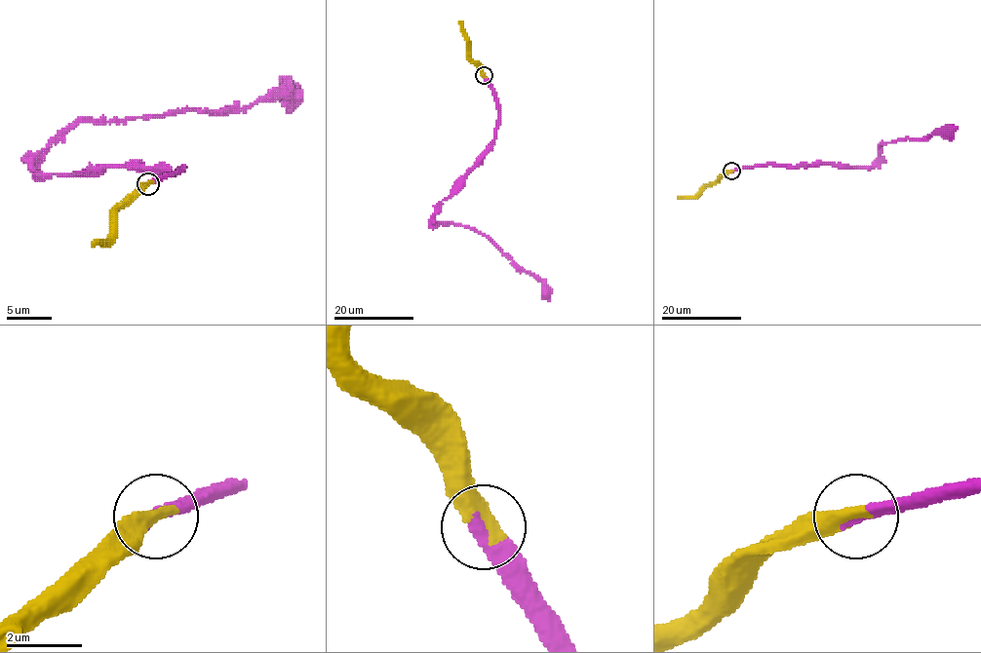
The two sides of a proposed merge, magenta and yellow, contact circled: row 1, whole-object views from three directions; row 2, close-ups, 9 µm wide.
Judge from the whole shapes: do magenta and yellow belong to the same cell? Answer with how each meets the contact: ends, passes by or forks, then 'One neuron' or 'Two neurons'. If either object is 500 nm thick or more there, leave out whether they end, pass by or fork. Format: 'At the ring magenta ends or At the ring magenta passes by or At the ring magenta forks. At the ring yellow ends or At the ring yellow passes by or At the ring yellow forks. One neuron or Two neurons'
At the ring magenta ends. At the ring yellow ends. One neuron

